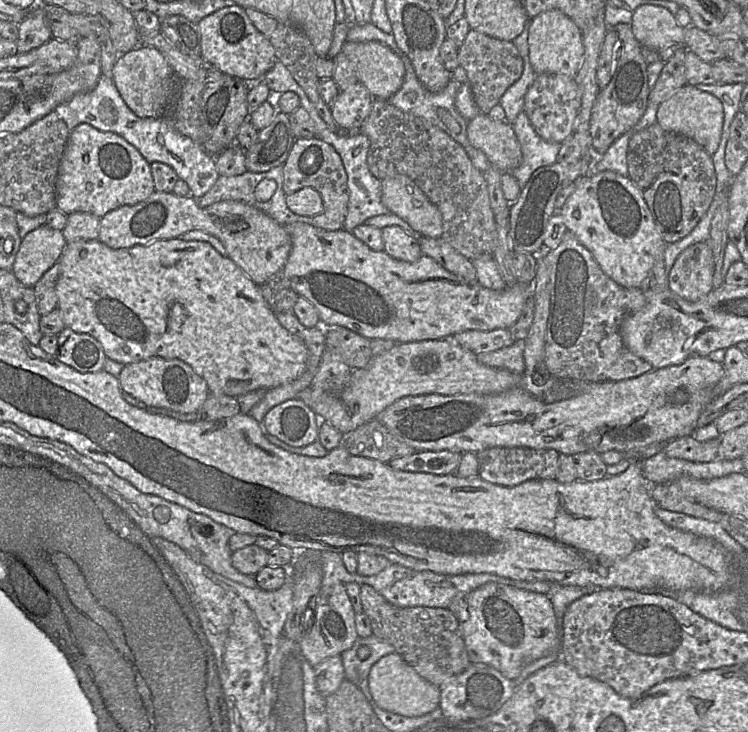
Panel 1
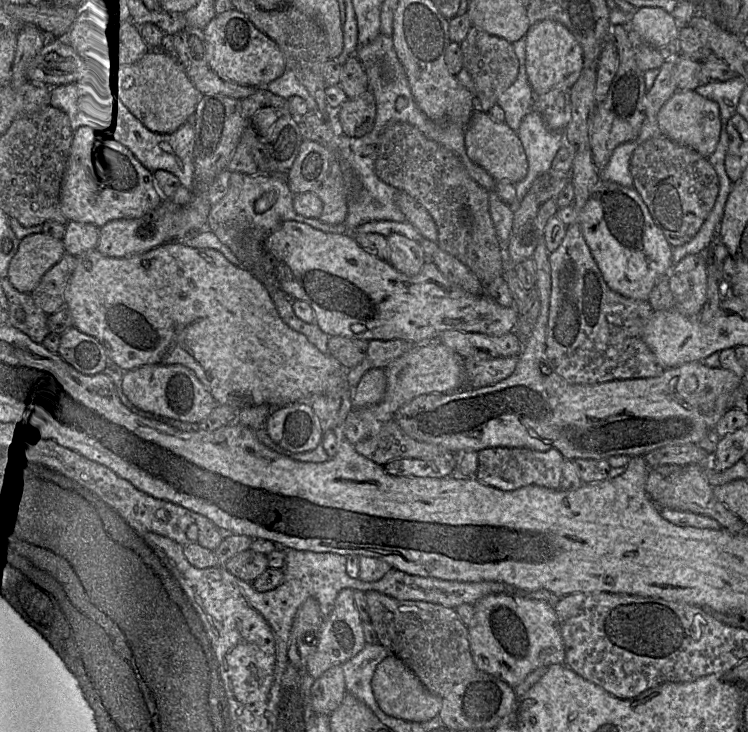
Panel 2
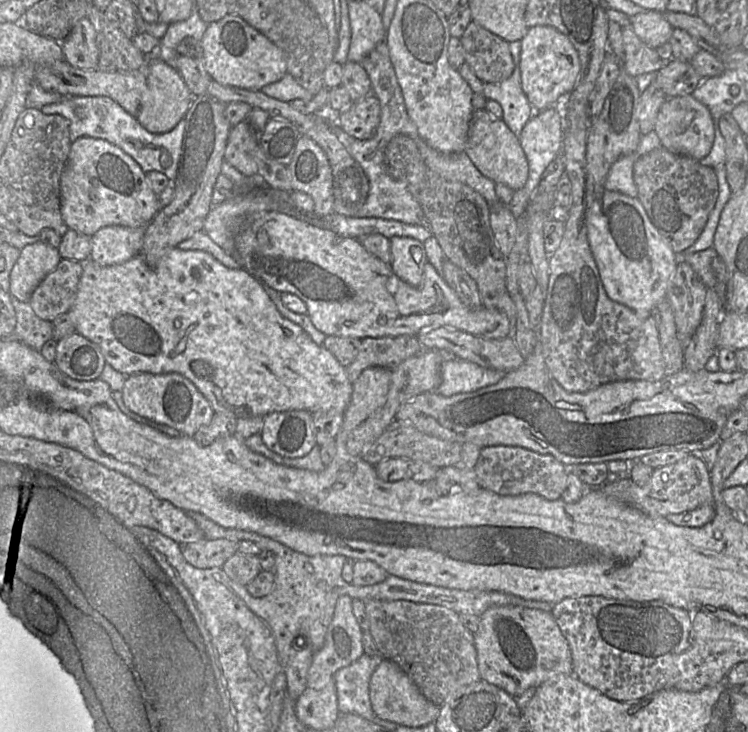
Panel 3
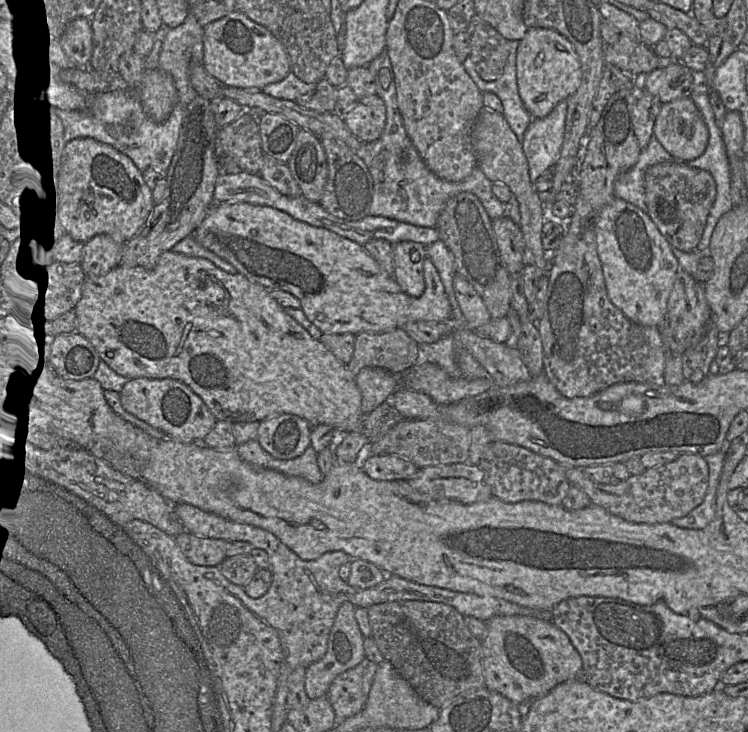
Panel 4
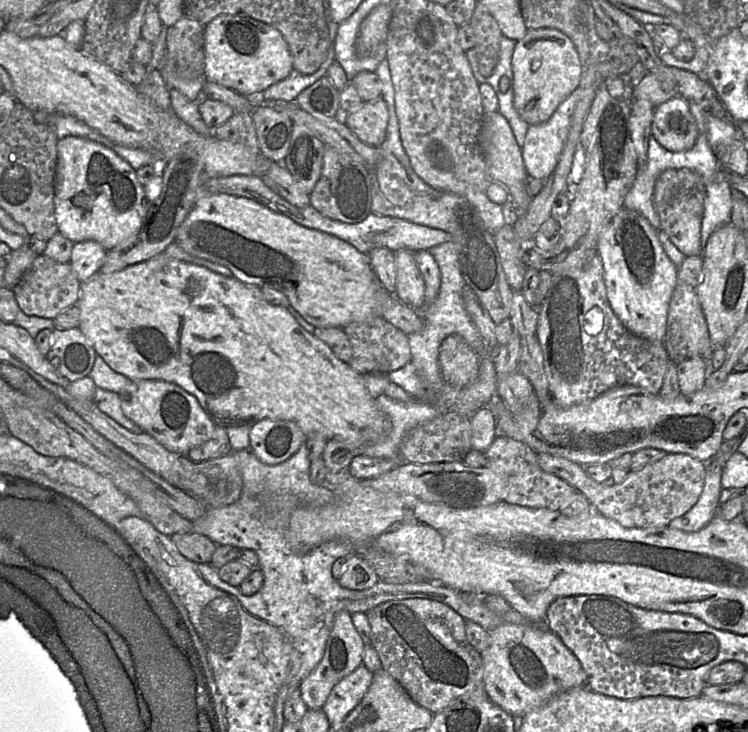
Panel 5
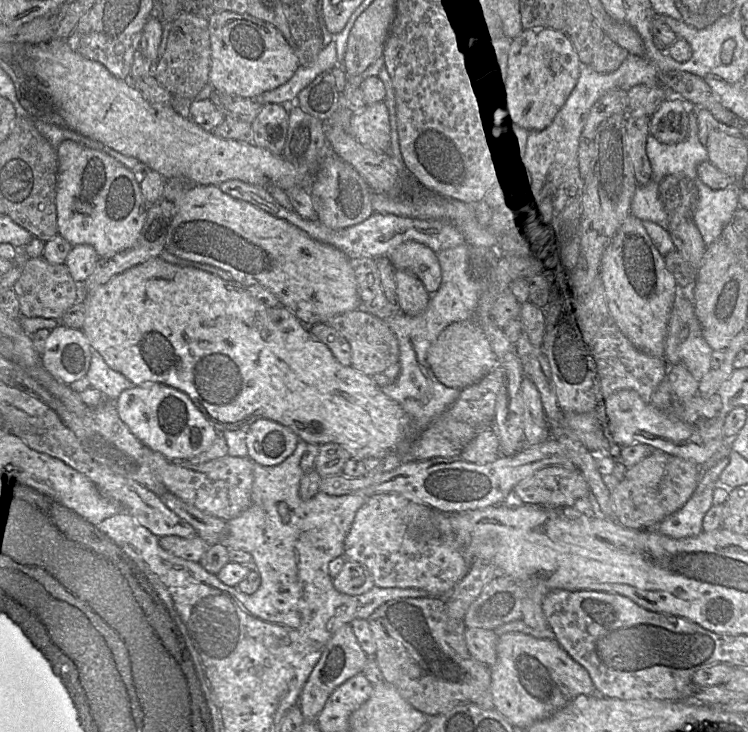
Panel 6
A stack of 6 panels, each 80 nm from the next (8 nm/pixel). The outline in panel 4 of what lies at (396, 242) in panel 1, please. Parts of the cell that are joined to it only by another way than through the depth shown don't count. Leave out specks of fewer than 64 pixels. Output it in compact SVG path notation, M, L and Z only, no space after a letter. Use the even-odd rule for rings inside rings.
M402 241L393 245L393 277L407 295L419 298L425 290L423 261L426 247L412 241Z

